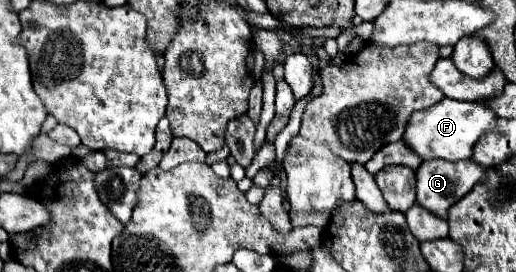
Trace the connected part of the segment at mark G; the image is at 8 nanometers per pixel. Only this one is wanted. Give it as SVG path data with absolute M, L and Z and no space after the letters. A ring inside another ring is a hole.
M430 159L422 161L422 165L416 169L416 203L428 209L430 213L446 219L448 209L458 203L464 195L472 191L472 187L486 179L486 169L480 167L476 161L460 161L460 163L448 163L444 159Z

